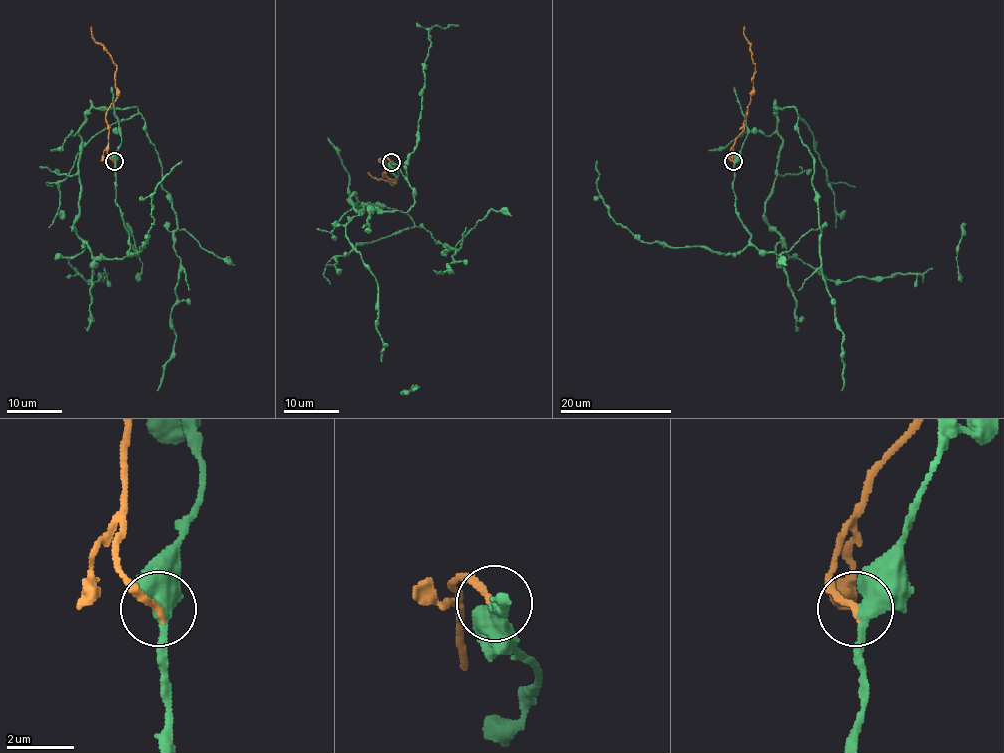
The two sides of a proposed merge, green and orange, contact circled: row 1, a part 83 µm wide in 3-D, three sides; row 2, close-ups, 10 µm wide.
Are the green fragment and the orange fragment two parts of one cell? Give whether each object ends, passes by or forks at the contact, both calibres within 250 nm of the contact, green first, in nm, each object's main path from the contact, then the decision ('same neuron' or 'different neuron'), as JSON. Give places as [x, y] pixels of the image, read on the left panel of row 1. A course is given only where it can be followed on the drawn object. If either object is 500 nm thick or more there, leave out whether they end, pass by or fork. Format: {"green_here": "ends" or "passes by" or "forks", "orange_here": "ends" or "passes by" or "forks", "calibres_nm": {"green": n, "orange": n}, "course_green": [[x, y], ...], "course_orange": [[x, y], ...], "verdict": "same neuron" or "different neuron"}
{"green_here": "passes by", "orange_here": "ends", "calibres_nm": {"green": 460, "orange": 220}, "course_green": [[114, 161], [137, 251], [98, 258], [74, 225], [80, 126], [92, 108], [135, 106], [180, 258], [156, 391]], "course_orange": [[114, 161], [107, 155], [106, 116], [107, 108], [116, 98], [116, 65], [112, 55], [92, 35], [91, 27]], "verdict": "different neuron"}

